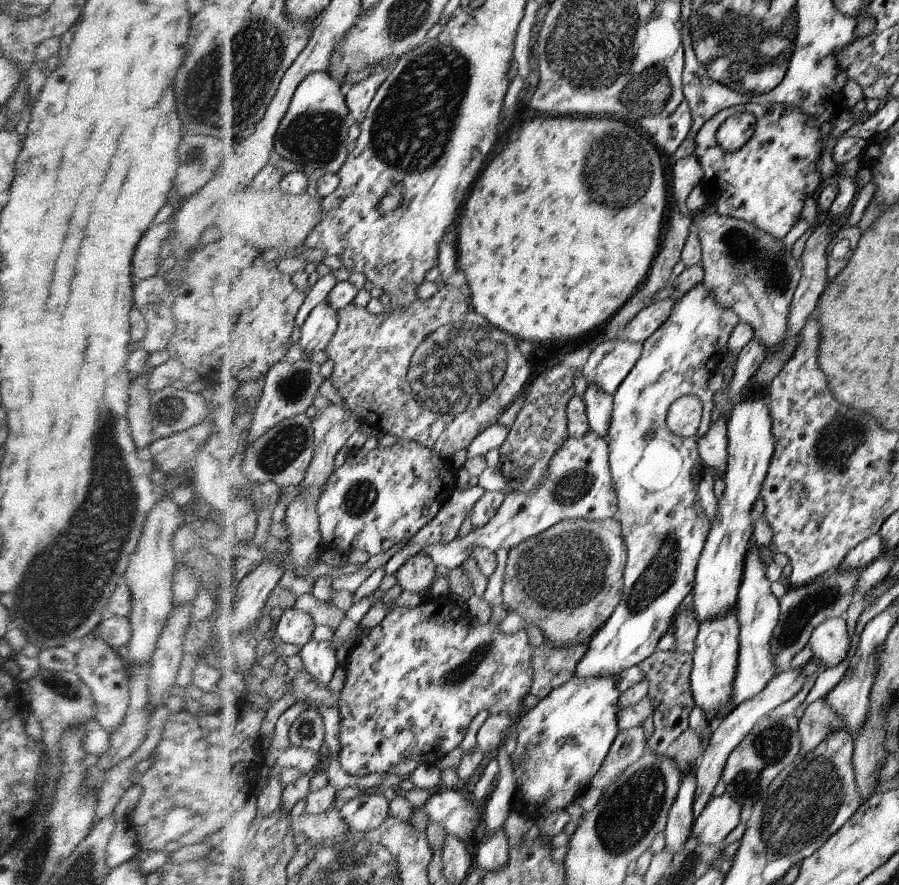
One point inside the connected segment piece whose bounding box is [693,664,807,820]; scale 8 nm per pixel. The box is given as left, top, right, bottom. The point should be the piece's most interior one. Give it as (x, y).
(737, 725)

